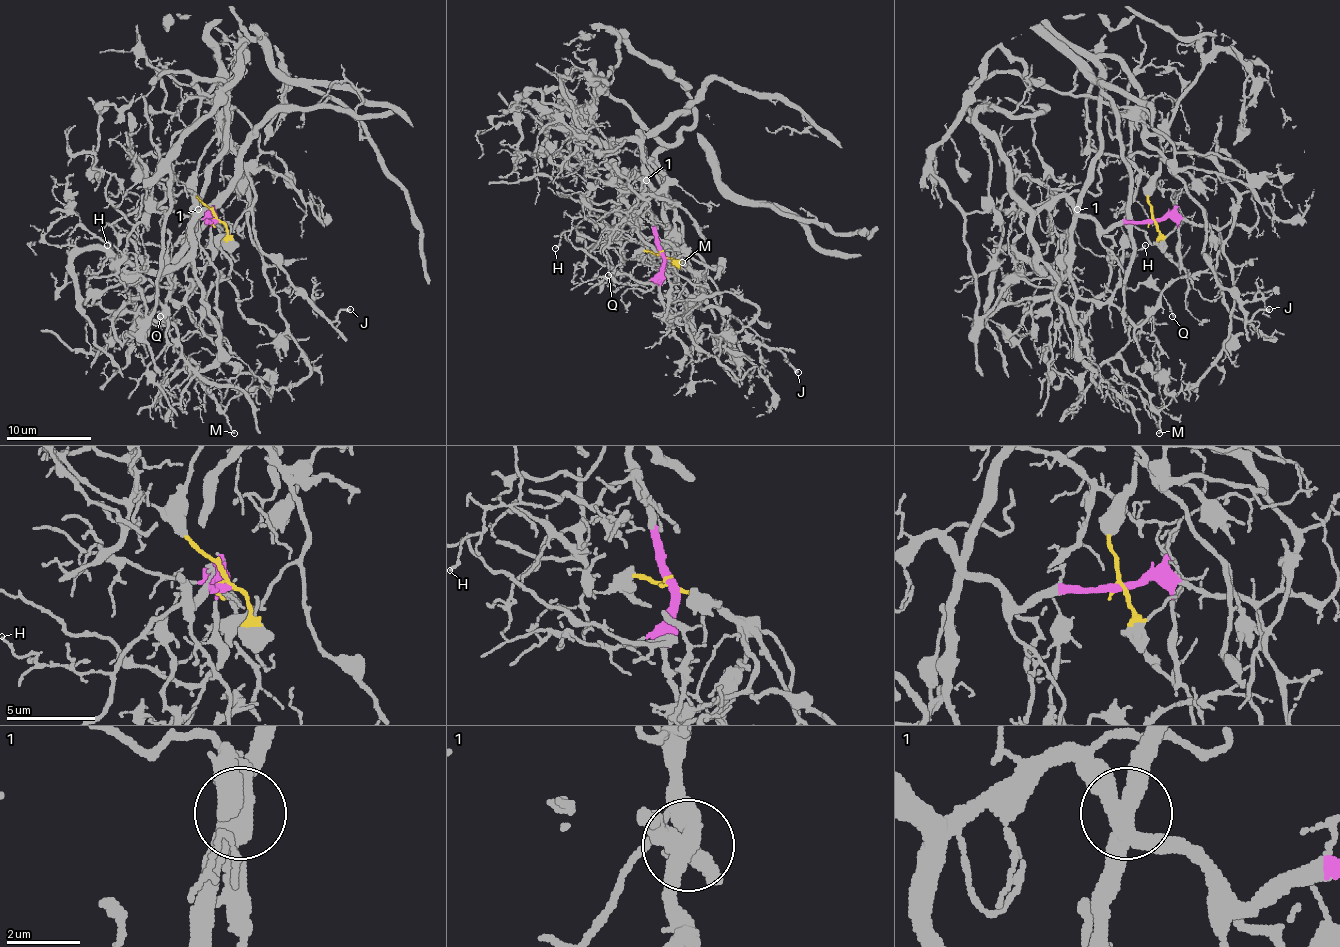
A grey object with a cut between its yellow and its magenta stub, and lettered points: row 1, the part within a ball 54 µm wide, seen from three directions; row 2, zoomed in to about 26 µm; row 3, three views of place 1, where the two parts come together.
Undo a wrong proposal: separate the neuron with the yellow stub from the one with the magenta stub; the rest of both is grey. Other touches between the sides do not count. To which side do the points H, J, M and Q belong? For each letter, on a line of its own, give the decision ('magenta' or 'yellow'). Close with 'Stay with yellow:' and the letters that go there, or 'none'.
H: magenta
J: yellow
M: magenta
Q: yellow
Stay with yellow: J, Q

